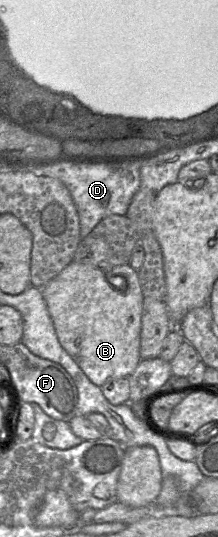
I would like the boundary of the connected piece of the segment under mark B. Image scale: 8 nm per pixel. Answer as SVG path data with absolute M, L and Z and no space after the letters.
M72 261L41 288L57 338L89 380L101 387L108 380L128 378L141 361L140 334L144 295L138 271L129 264L100 269Z

